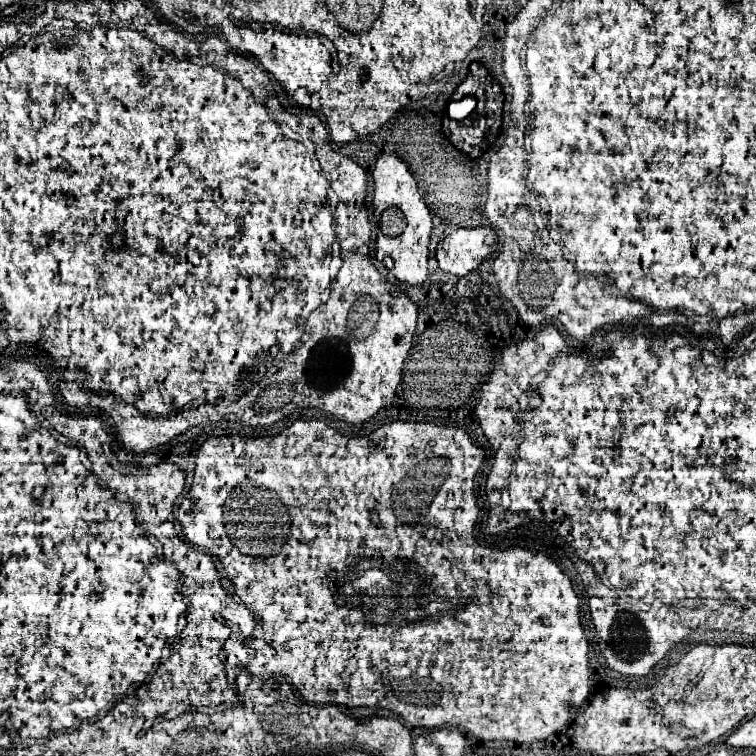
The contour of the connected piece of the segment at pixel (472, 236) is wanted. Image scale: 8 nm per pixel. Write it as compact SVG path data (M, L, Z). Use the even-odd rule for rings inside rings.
M460 227L436 245L440 269L452 275L468 275L498 249L498 235L490 227Z

